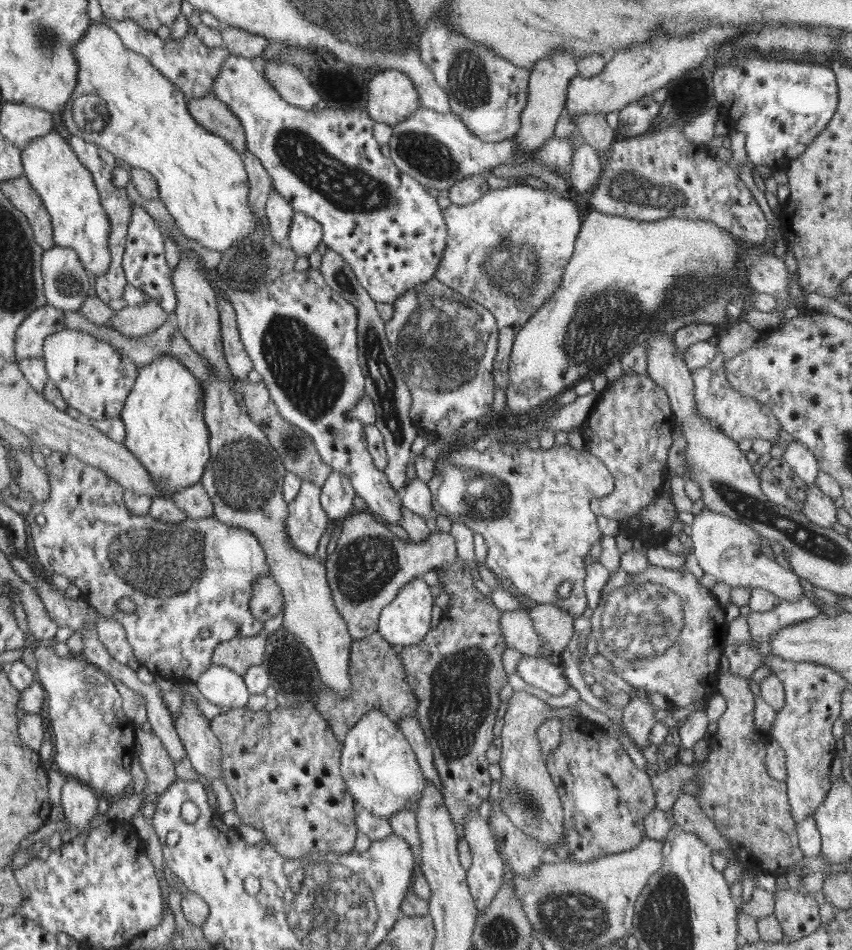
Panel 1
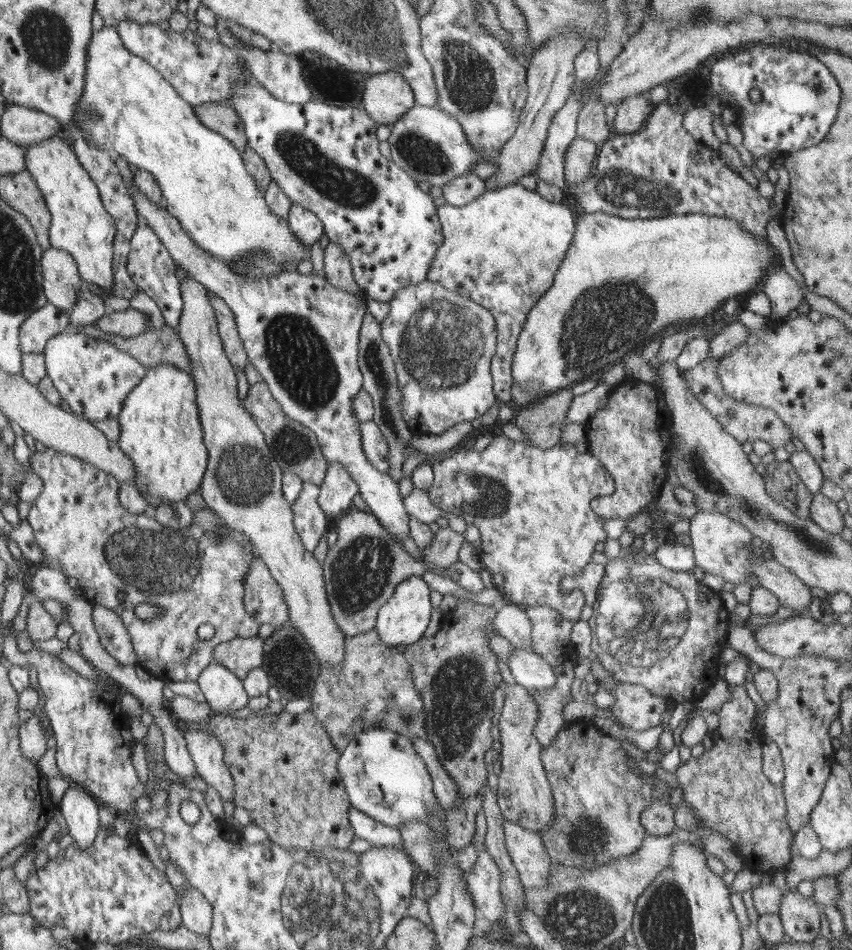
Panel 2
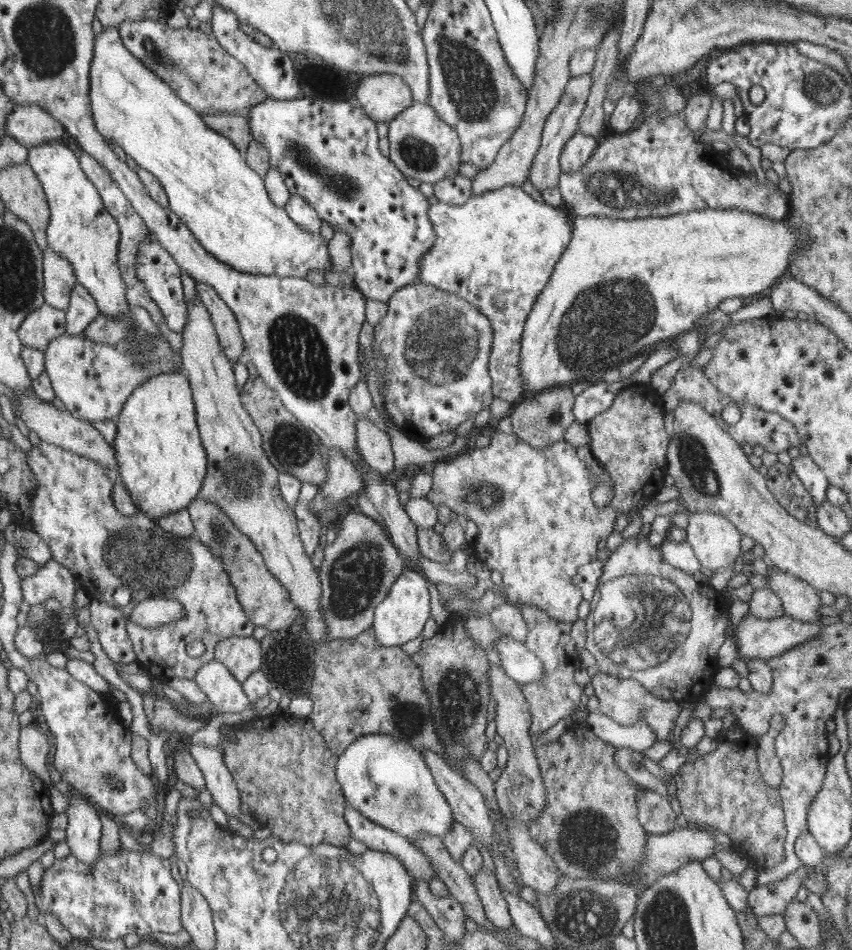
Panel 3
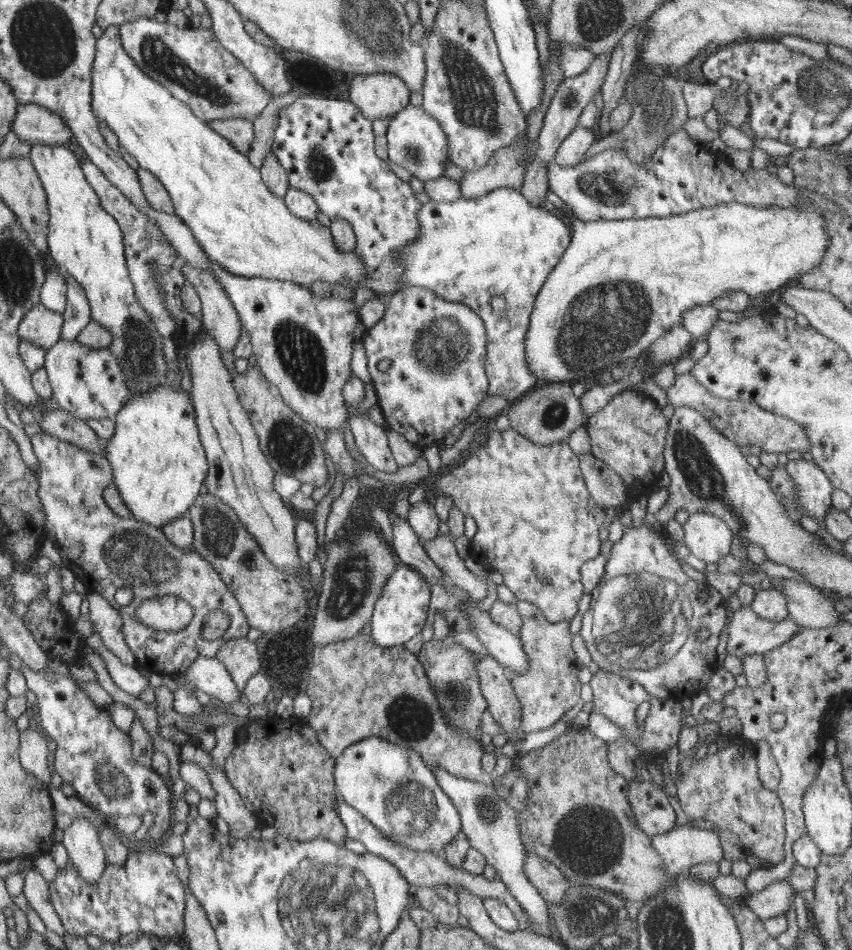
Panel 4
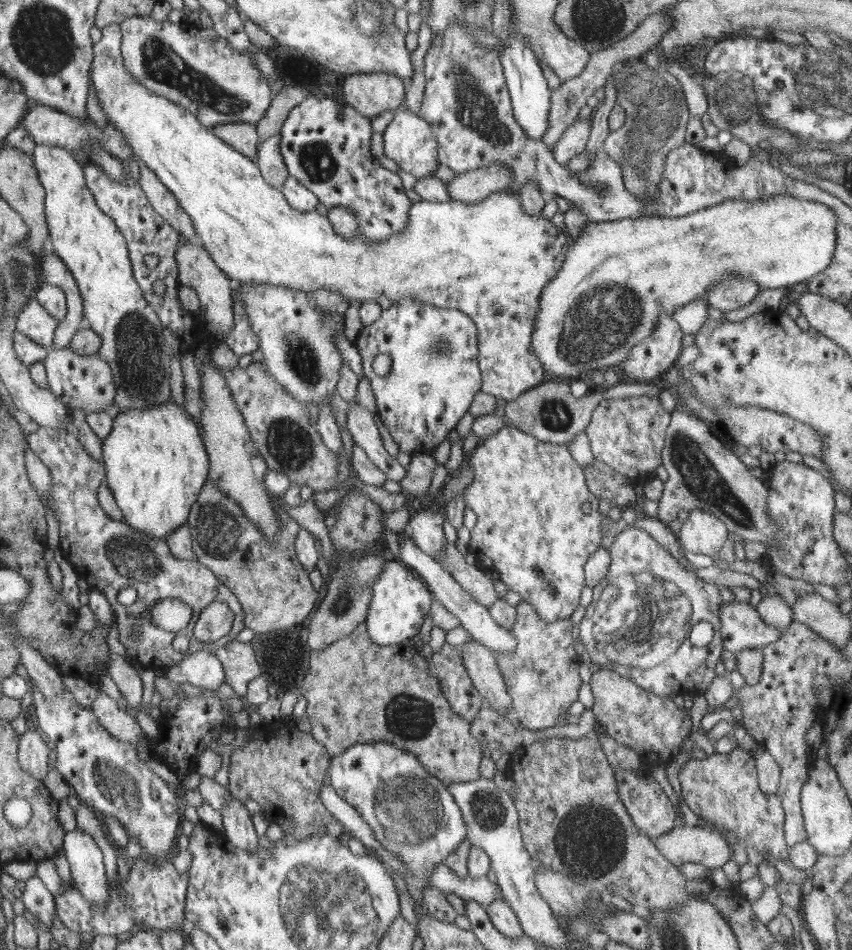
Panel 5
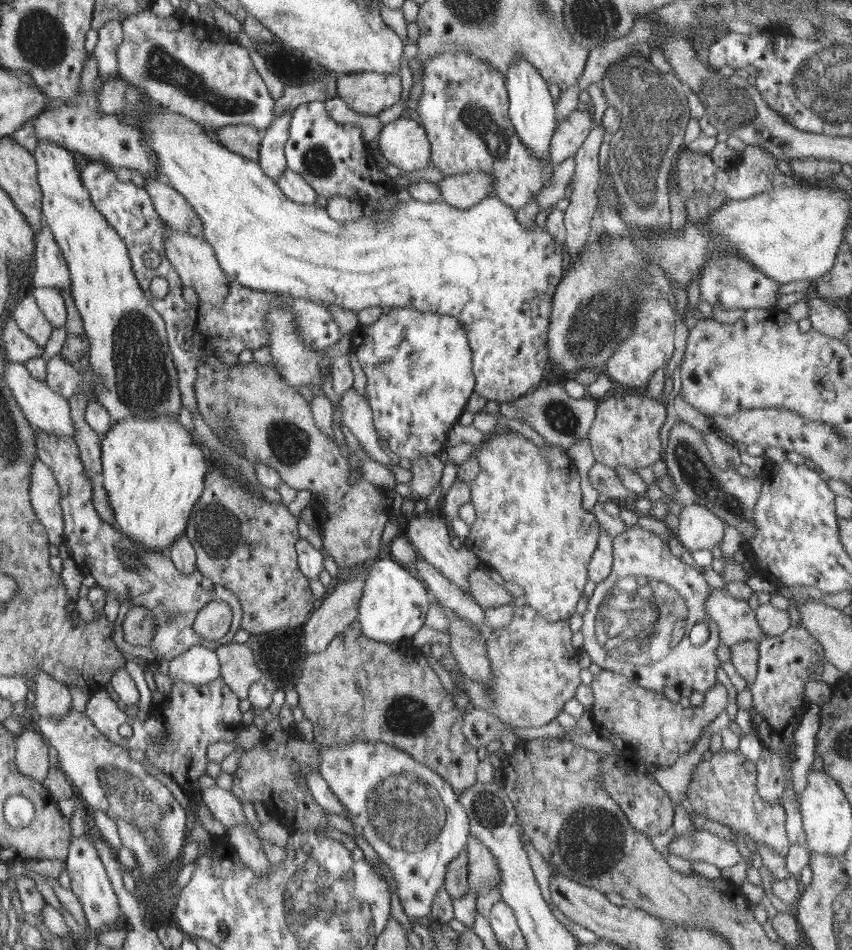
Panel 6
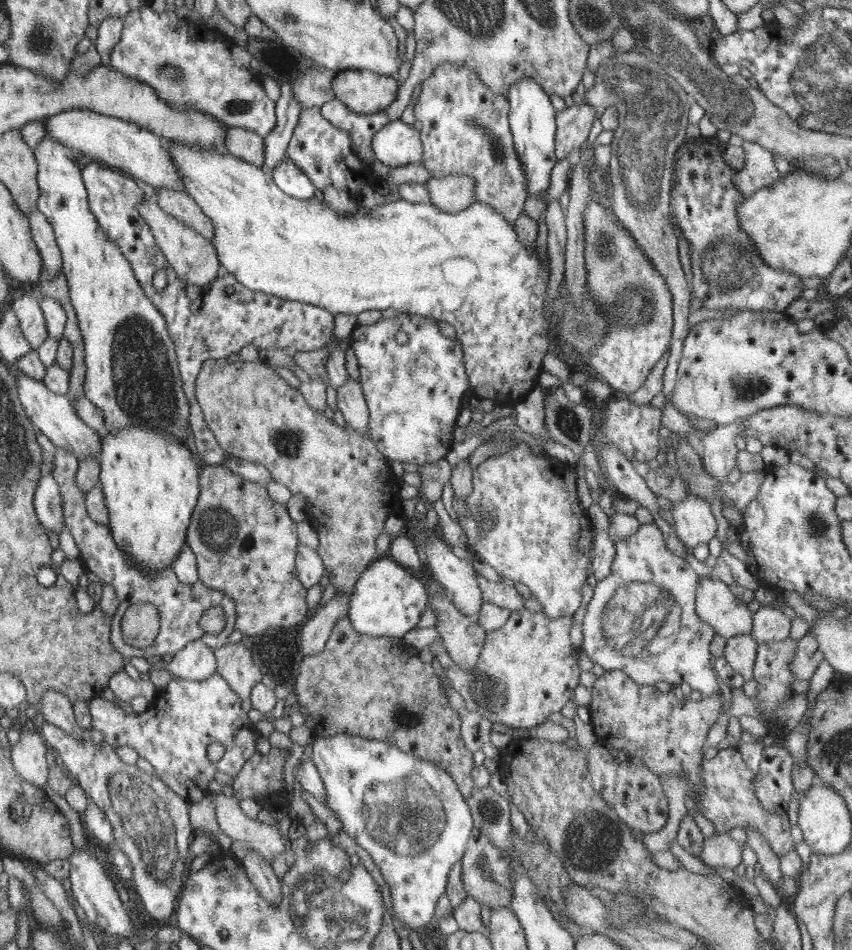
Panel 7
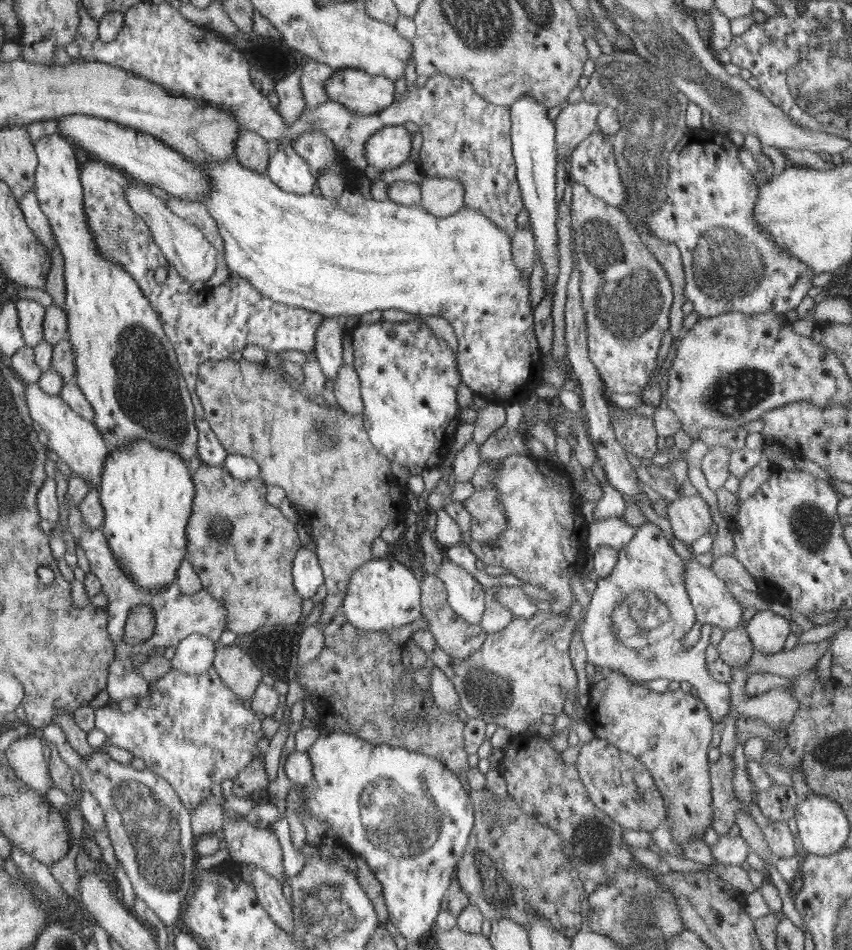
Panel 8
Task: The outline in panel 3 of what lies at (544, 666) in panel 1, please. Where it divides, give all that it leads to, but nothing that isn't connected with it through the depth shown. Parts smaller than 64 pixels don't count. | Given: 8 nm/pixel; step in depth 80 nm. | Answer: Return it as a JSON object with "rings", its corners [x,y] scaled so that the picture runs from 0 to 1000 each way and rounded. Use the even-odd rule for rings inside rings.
{"rings":[[[589,667],[580,685],[587,688],[593,707],[612,721],[634,718],[640,712],[636,695],[628,686],[617,682],[615,677],[603,674],[601,669]]]}

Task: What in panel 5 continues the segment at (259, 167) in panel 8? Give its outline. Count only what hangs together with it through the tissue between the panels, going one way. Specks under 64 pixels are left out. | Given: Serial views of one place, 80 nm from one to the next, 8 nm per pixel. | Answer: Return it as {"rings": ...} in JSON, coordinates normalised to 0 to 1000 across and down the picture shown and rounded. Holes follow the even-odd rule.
{"rings":[[[284,128],[258,129],[249,138],[265,152],[273,153],[279,160],[300,168],[305,142],[299,132]]]}

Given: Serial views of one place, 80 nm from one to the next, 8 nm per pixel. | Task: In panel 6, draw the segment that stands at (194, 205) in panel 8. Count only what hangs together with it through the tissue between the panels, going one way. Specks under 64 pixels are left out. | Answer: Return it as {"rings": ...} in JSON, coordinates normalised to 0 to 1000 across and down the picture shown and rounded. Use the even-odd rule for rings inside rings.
{"rings":[[[178,186],[171,188],[170,193],[183,223],[196,238],[211,244],[221,244],[225,248],[238,248],[236,228],[208,200],[196,192]]]}

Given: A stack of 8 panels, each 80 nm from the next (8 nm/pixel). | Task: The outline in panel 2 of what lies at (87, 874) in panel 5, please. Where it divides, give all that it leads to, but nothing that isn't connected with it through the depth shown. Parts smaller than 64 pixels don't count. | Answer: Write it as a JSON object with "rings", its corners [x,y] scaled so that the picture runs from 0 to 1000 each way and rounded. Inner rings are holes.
{"rings":[[[85,825],[77,832],[69,852],[87,888],[97,894],[108,891],[119,868],[115,863],[116,845],[94,826]]]}

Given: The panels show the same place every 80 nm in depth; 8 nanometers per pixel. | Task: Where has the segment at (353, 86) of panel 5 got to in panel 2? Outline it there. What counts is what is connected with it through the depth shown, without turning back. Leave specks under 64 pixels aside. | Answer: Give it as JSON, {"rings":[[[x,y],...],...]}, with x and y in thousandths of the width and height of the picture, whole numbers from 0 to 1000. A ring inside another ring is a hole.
{"rings":[[[467,75],[433,79],[427,92],[427,116],[444,131],[461,132],[486,113],[481,88]]]}

